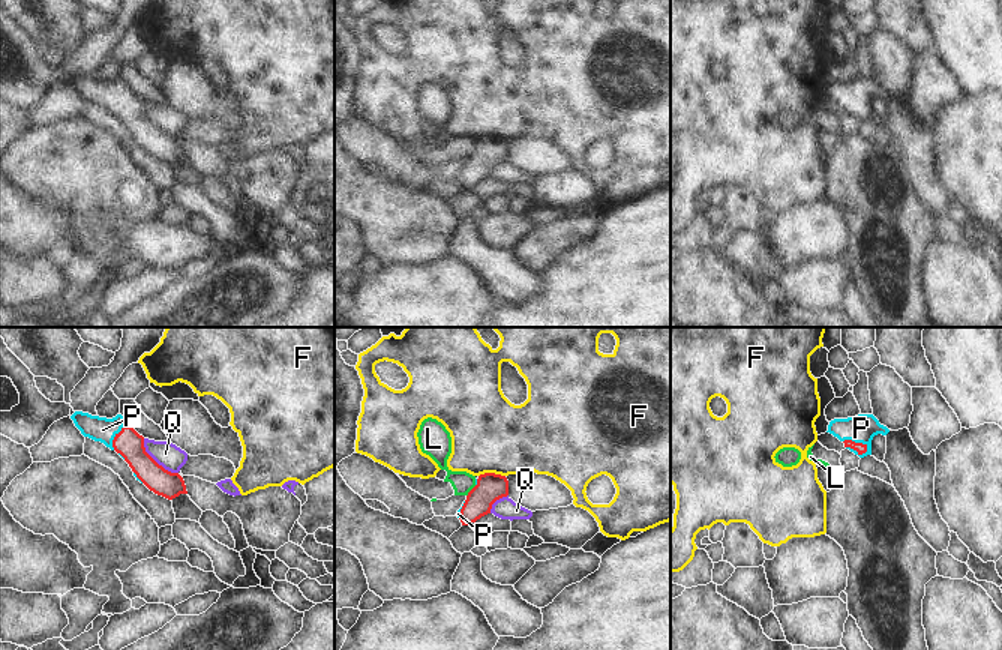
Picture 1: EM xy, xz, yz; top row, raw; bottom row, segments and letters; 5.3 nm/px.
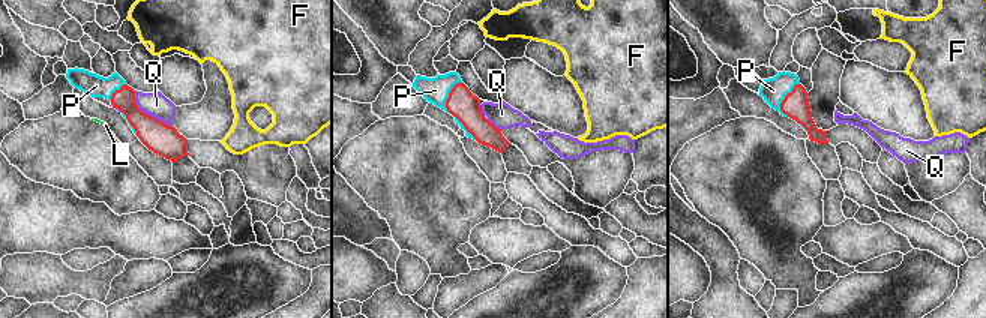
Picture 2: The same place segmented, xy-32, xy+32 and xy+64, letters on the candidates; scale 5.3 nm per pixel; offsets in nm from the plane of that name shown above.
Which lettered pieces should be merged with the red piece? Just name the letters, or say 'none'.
P

